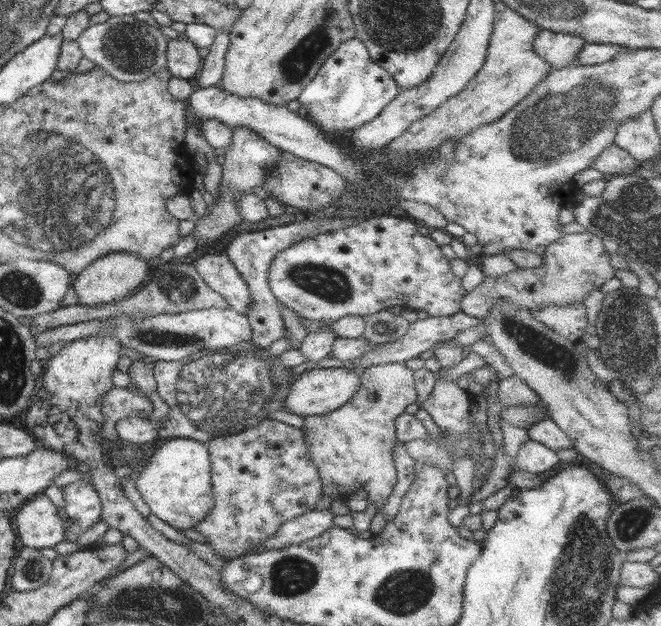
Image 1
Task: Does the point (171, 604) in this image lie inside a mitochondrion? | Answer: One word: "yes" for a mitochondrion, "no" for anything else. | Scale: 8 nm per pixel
yes

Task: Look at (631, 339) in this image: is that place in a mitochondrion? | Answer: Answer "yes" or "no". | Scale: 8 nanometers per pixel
yes

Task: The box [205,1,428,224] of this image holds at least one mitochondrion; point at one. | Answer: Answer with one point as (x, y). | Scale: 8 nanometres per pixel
(294, 65)

